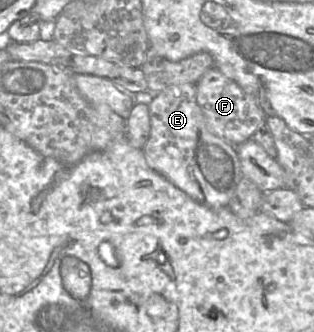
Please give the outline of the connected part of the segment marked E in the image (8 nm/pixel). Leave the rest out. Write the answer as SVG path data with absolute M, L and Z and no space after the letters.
M196 84L169 87L155 94L148 106L151 130L149 139L143 148L147 164L193 200L213 208L229 206L237 185L243 177L237 147L216 136L208 129L203 112L197 103Z

